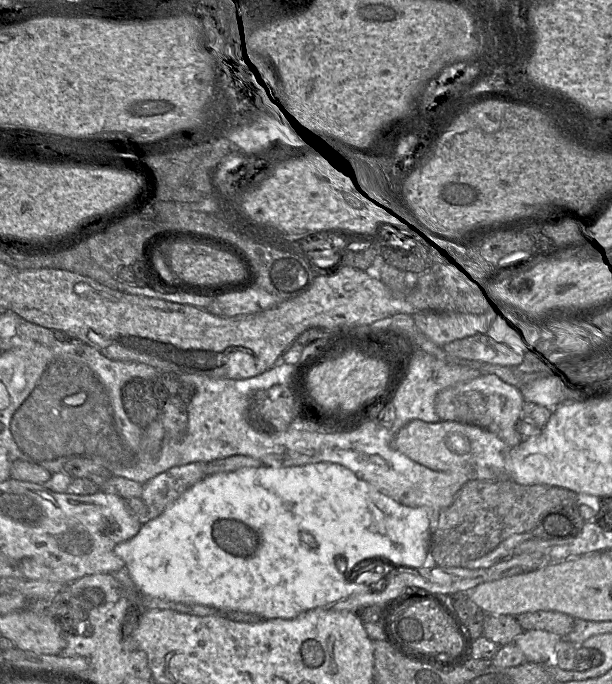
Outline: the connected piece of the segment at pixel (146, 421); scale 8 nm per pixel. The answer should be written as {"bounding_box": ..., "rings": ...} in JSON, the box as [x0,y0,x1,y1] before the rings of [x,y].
{"bounding_box":[122,376,170,429],"rings":[[[160,376],[157,380],[135,378],[122,387],[122,408],[133,423],[144,429],[159,417],[170,396],[166,388],[161,384]]]}

